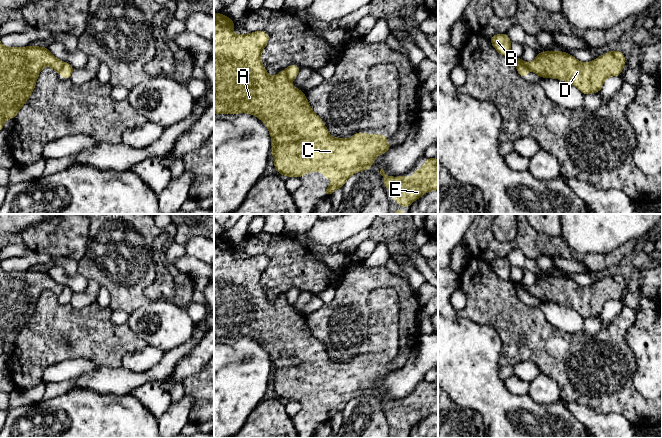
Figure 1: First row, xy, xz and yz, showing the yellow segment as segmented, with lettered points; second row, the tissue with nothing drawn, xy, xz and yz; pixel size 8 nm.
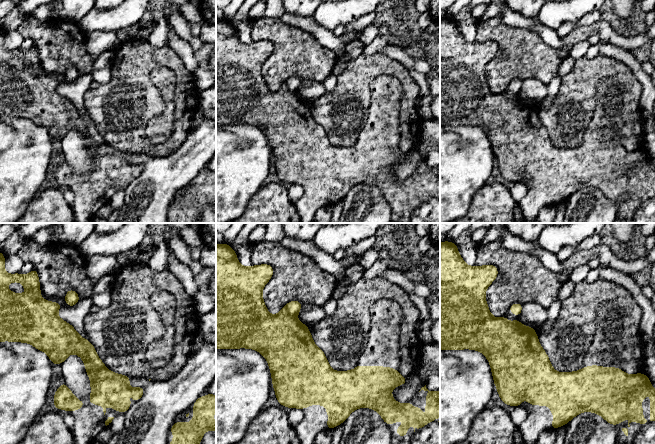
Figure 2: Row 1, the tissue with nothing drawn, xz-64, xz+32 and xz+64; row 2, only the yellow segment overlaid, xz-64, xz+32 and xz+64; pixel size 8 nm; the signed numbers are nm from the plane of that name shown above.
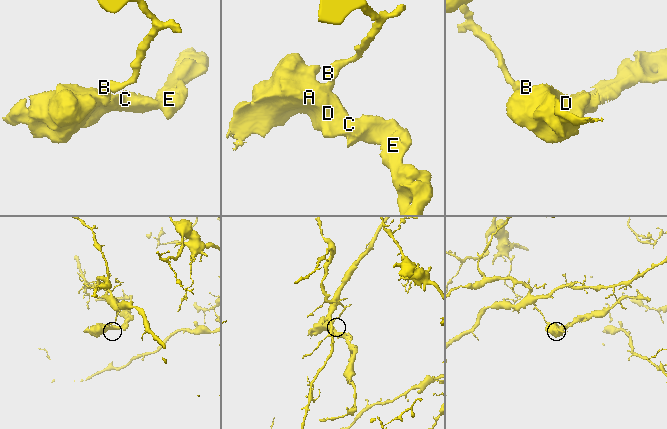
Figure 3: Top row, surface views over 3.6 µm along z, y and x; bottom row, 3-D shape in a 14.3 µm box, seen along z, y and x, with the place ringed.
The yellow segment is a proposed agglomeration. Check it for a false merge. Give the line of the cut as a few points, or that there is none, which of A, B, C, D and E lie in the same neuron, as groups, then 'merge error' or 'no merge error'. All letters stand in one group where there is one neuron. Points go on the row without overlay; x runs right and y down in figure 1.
cut xz (284, 294), (289, 305); groups A C D E / B; merge error

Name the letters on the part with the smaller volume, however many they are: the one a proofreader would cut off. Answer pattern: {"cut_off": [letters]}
{"cut_off": ["A", "C", "D", "E"]}

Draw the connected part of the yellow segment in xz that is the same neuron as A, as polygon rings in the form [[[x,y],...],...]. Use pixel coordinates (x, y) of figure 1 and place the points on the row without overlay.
[[[214,237],[214,337],[250,337],[263,345],[272,362],[271,378],[274,381],[274,391],[280,399],[300,402],[310,395],[320,395],[325,399],[327,407],[332,398],[334,407],[325,412],[325,420],[330,421],[337,412],[344,410],[350,400],[368,394],[376,380],[392,372],[387,367],[389,361],[384,359],[367,359],[358,355],[349,363],[333,362],[321,342],[312,335],[304,315],[296,313],[287,303],[285,294],[274,301],[270,301],[266,296],[261,285],[261,277],[269,265],[269,258],[257,255],[246,259],[235,259],[234,249],[229,241]]]

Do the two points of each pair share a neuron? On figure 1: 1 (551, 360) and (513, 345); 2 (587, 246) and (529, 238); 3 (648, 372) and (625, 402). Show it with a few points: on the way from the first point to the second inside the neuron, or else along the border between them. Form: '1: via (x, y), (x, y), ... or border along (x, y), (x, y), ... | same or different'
1: via (542, 351), (536, 345), (522, 345) | same
2: border along (560, 235), (570, 247), (578, 252), (588, 254) | different
3: border along (636, 365), (633, 385), (645, 397), (651, 399) | different

